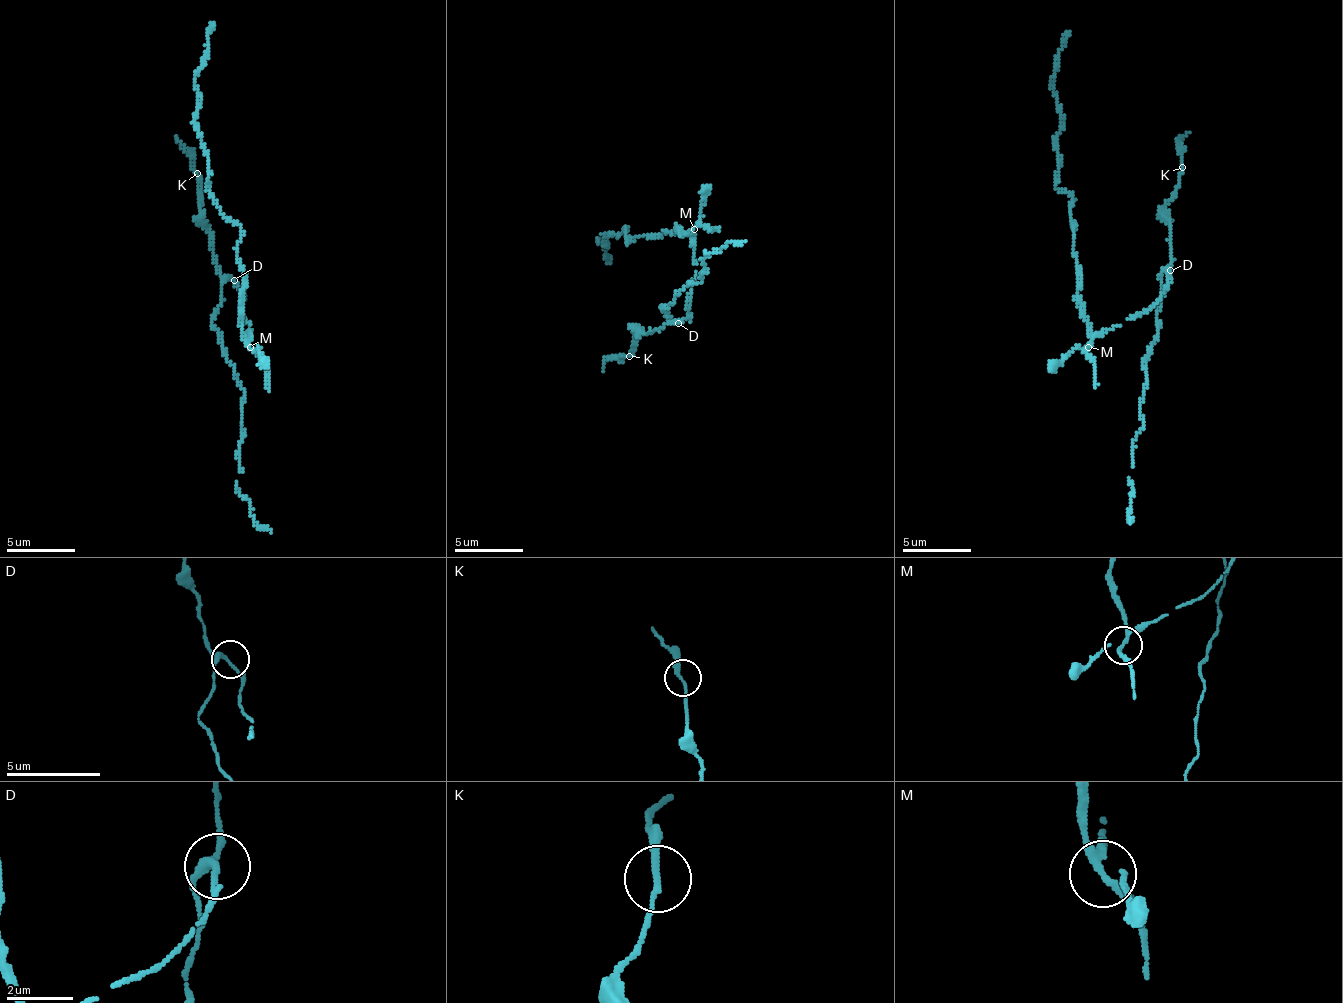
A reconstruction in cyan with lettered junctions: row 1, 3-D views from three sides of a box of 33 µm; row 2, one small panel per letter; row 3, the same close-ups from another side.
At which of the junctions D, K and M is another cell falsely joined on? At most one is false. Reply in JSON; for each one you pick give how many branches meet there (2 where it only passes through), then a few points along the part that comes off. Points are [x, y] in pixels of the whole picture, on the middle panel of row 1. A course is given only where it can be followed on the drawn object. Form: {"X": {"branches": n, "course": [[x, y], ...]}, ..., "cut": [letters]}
{"M": {"branches": 4, "course": [[693, 230], [643, 235], [630, 242], [625, 227], [622, 234], [600, 242], [610, 263]]}, "cut": ["M"]}

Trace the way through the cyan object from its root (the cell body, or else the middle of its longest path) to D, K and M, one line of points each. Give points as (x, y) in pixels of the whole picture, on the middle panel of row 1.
D: (697, 264), (687, 318), (678, 323)
K: (697, 264), (687, 318), (672, 320), (651, 333), (639, 336), (635, 333), (629, 356)
M: (697, 264), (693, 230)

